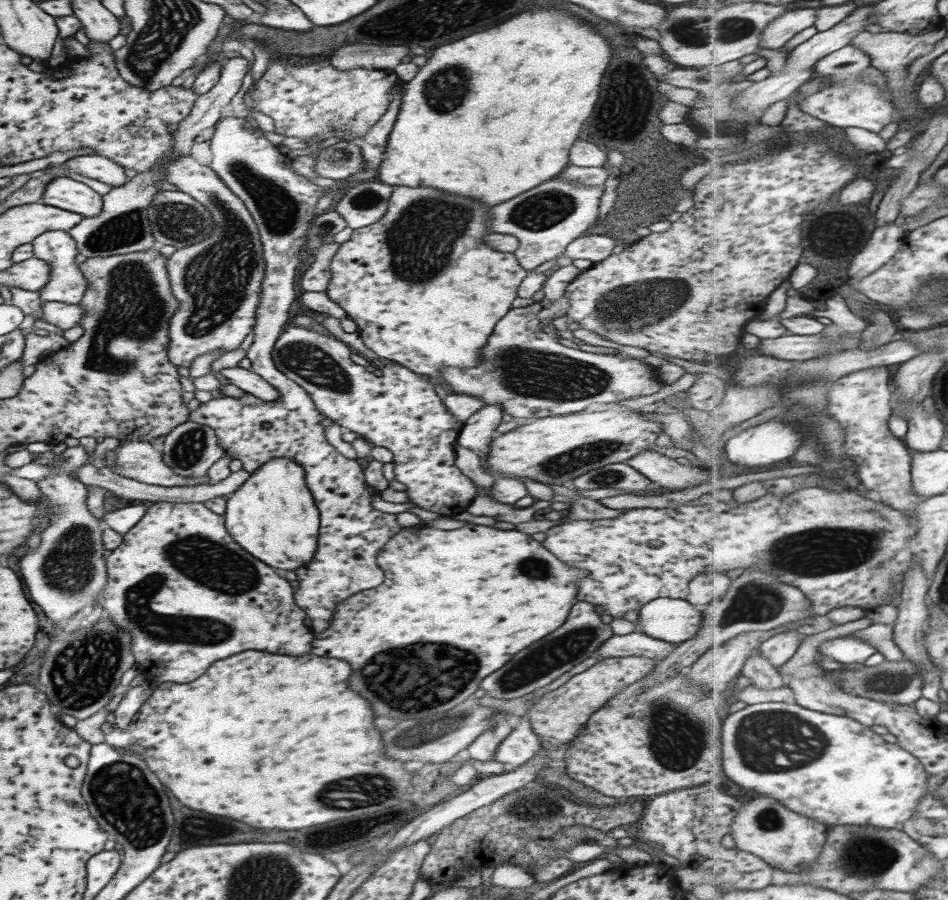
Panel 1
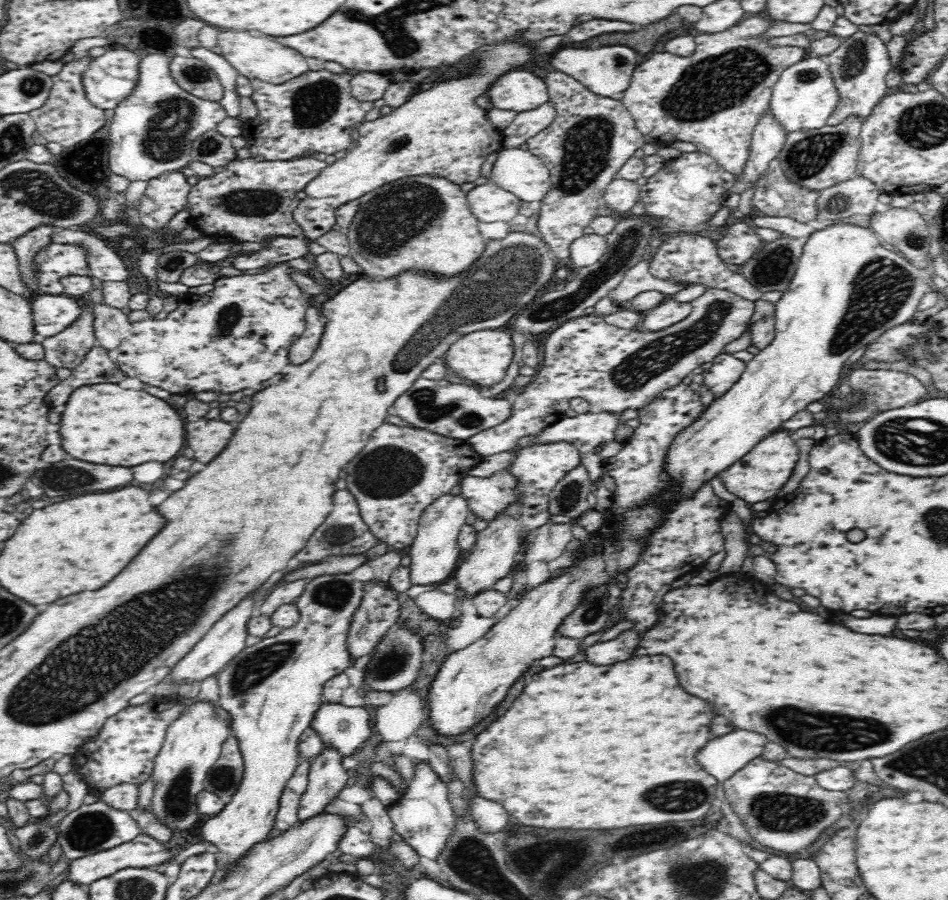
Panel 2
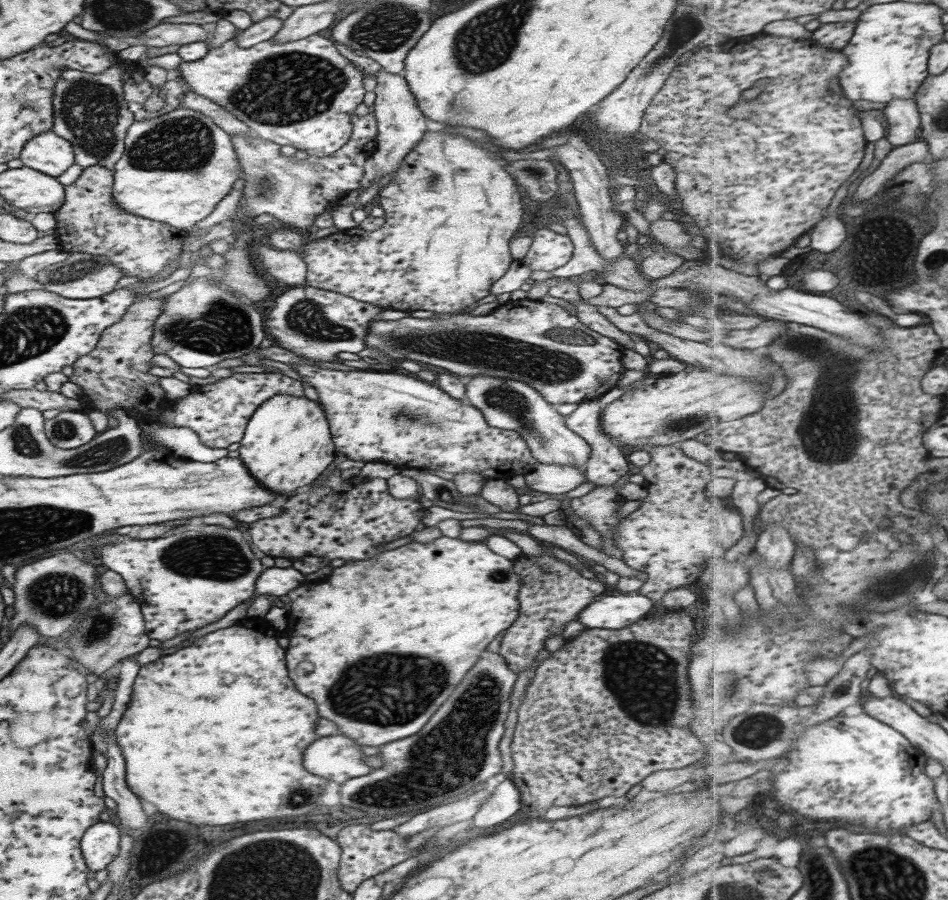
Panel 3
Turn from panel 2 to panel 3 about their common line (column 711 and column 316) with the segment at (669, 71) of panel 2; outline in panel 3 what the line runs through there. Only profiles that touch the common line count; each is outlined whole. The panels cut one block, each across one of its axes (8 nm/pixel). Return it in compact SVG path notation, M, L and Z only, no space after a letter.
M311 34L299 40L273 44L266 40L249 48L237 46L230 38L220 46L209 48L203 58L193 62L180 62L171 76L179 76L197 93L231 112L237 120L246 124L251 134L279 146L290 144L307 155L325 156L337 151L349 140L352 132L351 114L363 100L363 73L345 59L333 45L333 41Z

